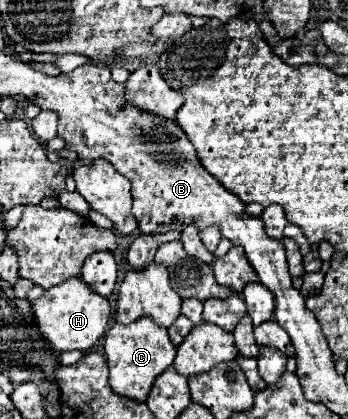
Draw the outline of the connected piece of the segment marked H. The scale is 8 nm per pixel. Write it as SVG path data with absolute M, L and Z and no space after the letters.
M69 278L59 286L45 290L45 294L33 302L33 314L43 338L49 342L51 348L59 352L67 350L85 352L91 346L95 346L95 342L105 334L109 326L111 306L107 298L97 296L97 292L93 292L89 284L85 284L81 278Z

